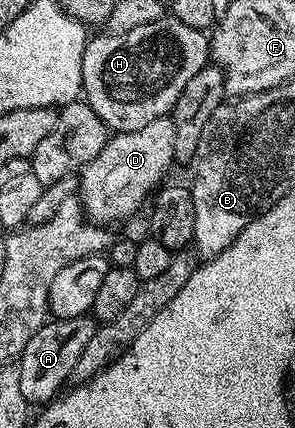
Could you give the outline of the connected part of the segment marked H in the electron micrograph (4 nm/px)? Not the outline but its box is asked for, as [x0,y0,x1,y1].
[82,17,209,133]

